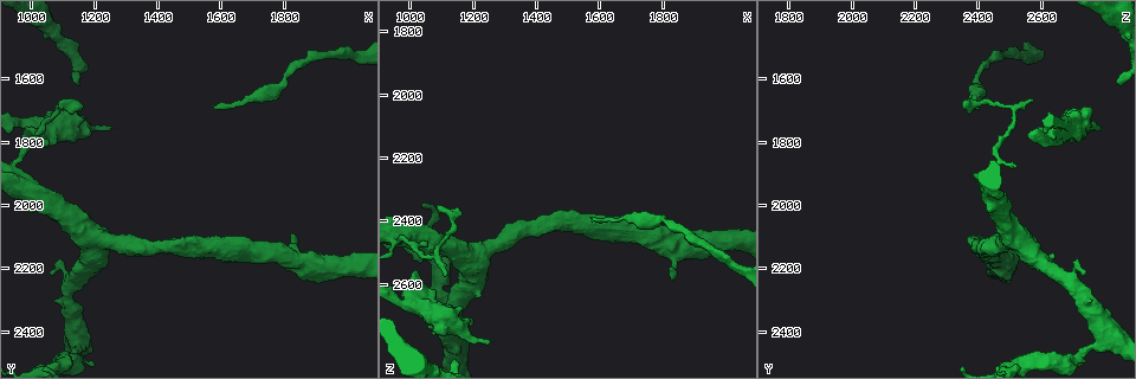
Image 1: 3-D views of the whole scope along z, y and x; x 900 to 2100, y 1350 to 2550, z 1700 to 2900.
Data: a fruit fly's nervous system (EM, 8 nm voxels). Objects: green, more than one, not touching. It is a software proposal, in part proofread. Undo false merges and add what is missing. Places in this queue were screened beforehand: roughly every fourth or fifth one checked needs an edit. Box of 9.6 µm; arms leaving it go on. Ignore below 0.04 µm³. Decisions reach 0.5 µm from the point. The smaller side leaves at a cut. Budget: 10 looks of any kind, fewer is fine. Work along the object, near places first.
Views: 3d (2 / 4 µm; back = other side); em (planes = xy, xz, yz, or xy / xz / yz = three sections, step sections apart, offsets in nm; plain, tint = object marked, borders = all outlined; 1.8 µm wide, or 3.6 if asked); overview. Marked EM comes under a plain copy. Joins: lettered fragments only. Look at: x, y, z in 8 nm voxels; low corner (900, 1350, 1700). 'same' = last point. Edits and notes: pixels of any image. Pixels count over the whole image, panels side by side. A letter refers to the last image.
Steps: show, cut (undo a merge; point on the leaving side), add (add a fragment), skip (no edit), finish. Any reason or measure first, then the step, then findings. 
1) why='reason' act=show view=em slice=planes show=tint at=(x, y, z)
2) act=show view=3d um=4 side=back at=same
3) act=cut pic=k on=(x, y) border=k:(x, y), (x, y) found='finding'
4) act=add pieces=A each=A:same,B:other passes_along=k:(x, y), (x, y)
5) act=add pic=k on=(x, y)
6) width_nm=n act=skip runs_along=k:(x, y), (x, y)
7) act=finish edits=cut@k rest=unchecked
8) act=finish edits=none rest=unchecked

why='an open end' act=show view=em slice=planes show=borders at=(1580, 1690, 2390)

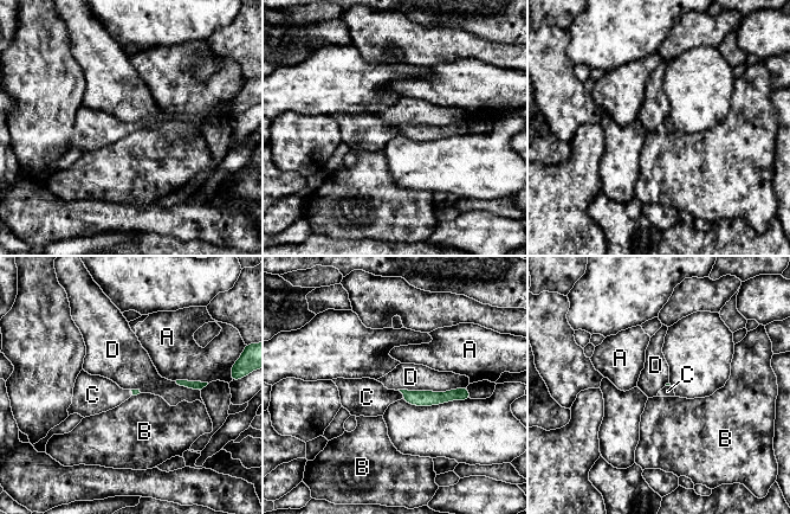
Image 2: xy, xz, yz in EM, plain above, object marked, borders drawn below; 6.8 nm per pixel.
act=add pieces=C each=A:other,B:other,C:same,D:other found='it goes on there'

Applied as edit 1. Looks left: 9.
why='an open end' act=show view=em slice=xy step=8 show=borders at=(1250, 1750, 2780)

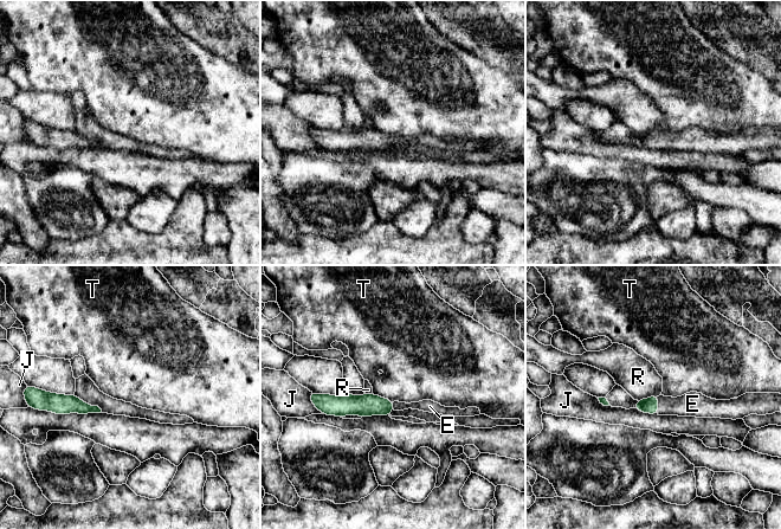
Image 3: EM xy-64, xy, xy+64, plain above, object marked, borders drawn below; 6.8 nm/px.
width_nm=110 act=add pieces=E each=E:same,J:other,R:other,T:other passes_along=3:(650, 405), (657, 405), (692, 404) found='the cell continues'

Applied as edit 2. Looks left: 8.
act=show view=overview

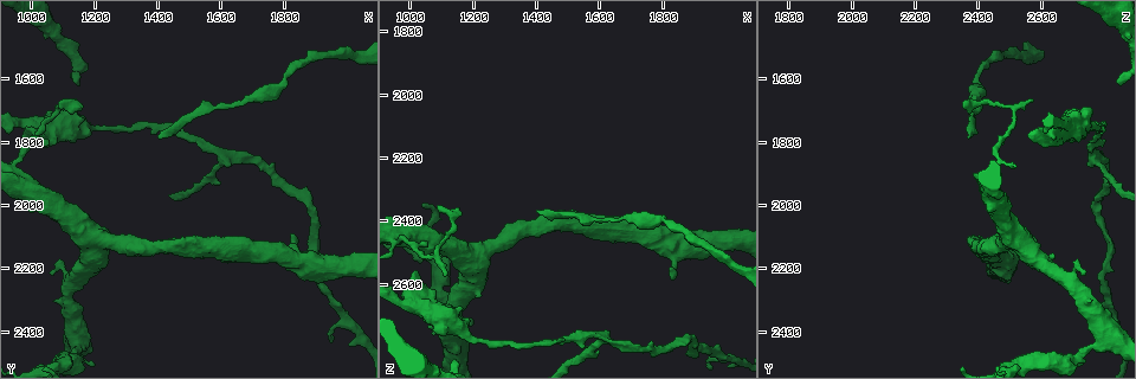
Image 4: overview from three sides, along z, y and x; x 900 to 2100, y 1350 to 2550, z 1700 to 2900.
why='thin end' act=show view=em slice=planes show=borders at=(1090, 1690, 2350)

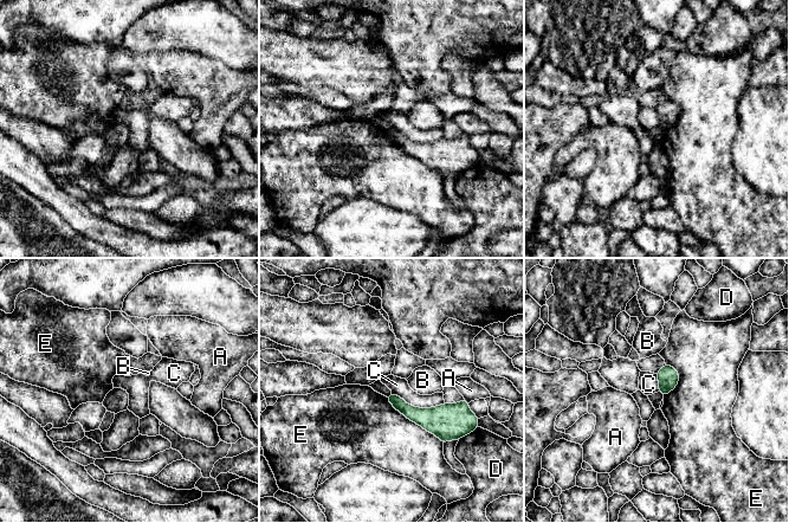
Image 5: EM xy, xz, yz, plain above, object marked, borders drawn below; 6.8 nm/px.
act=skip each=A:other,B:other,C:other,D:other,E:other border=5:(392, 392), (413, 406), (444, 404) found='no lettered fragment goes on from it'

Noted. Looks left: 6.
why='branch stops here' act=show view=em slice=yz step=8 show=borders at=(1070, 2220, 2730)

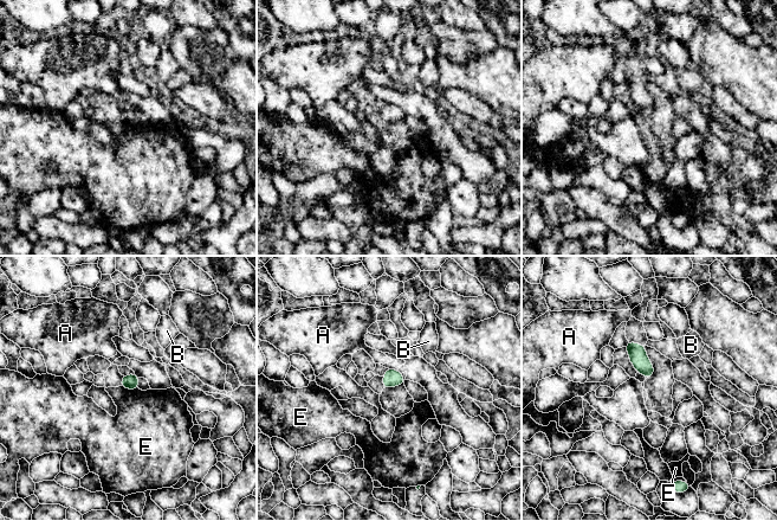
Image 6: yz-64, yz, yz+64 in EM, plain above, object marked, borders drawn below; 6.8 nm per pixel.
longest_contact=E:120nm act=skip each=A:other,B:other,E:other border=6:(121, 385), (127, 388), (137, 388) found='none of them fits'

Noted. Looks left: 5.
act=finish edits=add@2,add@3 rest=unchecked

